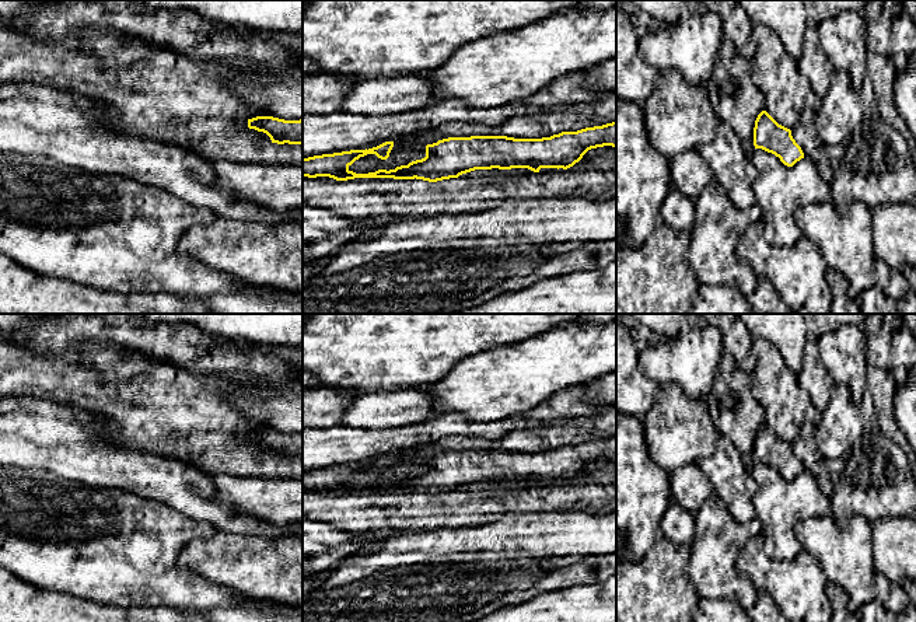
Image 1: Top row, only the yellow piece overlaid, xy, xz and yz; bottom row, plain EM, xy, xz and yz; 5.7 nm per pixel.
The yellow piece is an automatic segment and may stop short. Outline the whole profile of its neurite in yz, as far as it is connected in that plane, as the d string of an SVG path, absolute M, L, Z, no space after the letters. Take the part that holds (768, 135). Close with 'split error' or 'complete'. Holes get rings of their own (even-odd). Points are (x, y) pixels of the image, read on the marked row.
M762 111L755 120L754 146L775 154L787 167L804 158L791 130L779 125L766 111Z; complete

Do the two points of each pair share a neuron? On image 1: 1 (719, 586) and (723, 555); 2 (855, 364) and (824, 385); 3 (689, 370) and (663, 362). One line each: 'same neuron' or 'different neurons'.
1: same neuron
2: different neurons
3: same neuron

